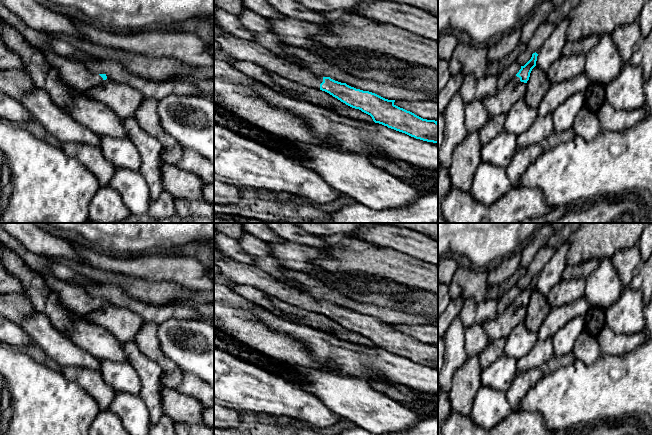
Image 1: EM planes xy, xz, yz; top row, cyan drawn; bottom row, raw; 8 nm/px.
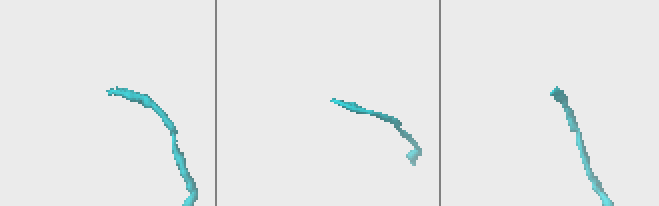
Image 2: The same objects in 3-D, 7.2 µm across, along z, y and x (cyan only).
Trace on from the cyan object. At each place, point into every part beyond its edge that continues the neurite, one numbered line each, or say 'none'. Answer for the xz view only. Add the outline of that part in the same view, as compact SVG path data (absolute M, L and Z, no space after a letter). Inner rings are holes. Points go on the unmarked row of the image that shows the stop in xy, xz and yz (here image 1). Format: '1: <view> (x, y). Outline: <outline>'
1: xz (239, 273). Outline: M233 259L215 260L221 274L235 285L249 285L272 297L307 311L320 313L323 301L284 283L254 264L239 263Z

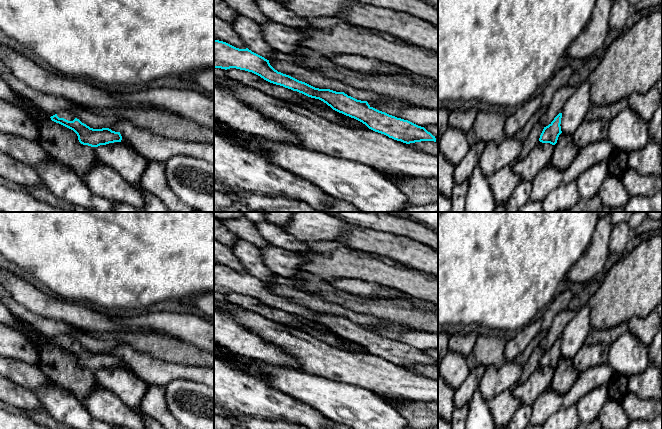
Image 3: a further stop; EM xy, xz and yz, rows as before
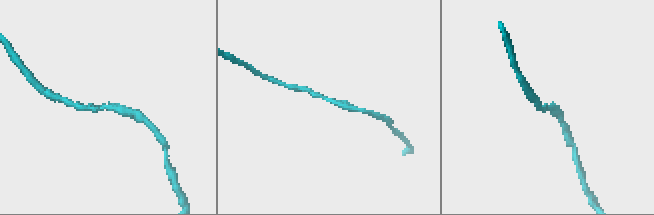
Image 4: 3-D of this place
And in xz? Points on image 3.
none

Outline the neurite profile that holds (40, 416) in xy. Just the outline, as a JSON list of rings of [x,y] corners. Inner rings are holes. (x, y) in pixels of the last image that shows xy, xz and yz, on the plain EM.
[[[44,409],[31,410],[26,414],[36,423],[50,429],[73,429],[54,420]]]

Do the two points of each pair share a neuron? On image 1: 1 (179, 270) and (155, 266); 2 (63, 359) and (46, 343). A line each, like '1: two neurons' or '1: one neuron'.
1: one neuron
2: one neuron

